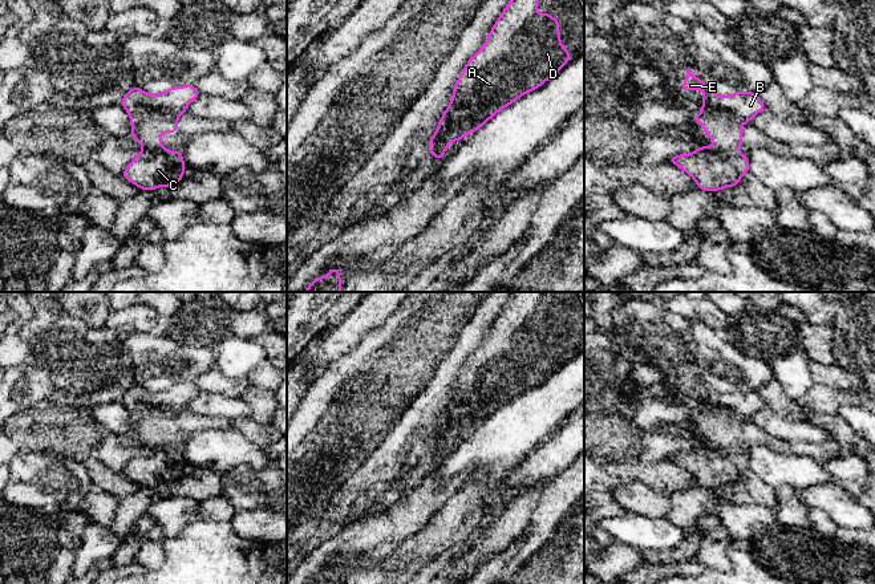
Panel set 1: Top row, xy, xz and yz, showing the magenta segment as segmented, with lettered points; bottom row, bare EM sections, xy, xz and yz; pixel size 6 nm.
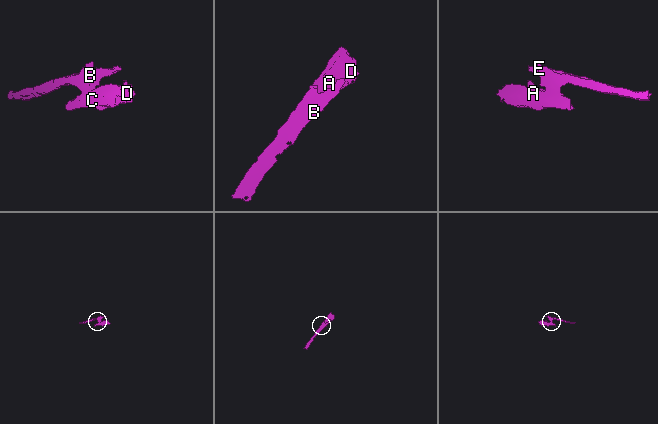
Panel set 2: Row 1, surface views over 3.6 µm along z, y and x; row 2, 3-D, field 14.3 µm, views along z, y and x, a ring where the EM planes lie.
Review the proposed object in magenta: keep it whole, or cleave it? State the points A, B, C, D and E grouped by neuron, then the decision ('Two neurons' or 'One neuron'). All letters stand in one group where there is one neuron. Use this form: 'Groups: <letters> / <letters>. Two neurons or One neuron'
Groups: A C D / B E. Two neurons

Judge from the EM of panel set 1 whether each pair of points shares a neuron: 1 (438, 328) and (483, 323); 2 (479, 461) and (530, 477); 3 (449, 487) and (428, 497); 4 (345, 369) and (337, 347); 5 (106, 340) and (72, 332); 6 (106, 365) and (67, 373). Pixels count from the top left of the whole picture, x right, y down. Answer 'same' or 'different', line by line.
1: different
2: different
3: same
4: different
5: same
6: same

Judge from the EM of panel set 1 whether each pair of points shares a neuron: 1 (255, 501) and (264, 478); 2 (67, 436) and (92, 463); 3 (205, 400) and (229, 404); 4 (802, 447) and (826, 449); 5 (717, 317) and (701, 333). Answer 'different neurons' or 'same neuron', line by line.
1: same neuron
2: different neurons
3: same neuron
4: same neuron
5: different neurons

